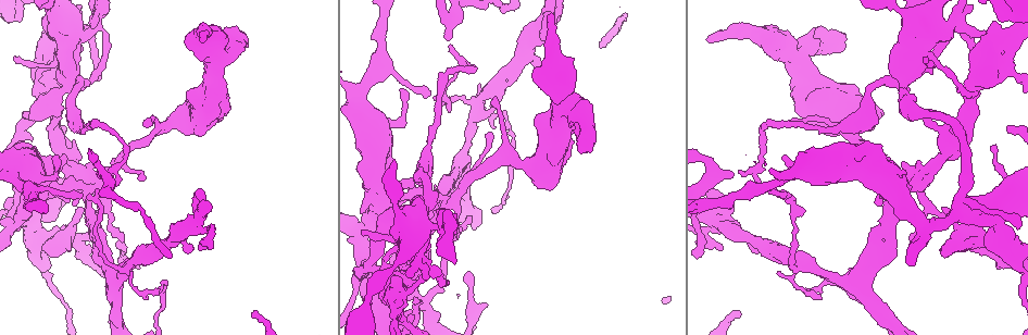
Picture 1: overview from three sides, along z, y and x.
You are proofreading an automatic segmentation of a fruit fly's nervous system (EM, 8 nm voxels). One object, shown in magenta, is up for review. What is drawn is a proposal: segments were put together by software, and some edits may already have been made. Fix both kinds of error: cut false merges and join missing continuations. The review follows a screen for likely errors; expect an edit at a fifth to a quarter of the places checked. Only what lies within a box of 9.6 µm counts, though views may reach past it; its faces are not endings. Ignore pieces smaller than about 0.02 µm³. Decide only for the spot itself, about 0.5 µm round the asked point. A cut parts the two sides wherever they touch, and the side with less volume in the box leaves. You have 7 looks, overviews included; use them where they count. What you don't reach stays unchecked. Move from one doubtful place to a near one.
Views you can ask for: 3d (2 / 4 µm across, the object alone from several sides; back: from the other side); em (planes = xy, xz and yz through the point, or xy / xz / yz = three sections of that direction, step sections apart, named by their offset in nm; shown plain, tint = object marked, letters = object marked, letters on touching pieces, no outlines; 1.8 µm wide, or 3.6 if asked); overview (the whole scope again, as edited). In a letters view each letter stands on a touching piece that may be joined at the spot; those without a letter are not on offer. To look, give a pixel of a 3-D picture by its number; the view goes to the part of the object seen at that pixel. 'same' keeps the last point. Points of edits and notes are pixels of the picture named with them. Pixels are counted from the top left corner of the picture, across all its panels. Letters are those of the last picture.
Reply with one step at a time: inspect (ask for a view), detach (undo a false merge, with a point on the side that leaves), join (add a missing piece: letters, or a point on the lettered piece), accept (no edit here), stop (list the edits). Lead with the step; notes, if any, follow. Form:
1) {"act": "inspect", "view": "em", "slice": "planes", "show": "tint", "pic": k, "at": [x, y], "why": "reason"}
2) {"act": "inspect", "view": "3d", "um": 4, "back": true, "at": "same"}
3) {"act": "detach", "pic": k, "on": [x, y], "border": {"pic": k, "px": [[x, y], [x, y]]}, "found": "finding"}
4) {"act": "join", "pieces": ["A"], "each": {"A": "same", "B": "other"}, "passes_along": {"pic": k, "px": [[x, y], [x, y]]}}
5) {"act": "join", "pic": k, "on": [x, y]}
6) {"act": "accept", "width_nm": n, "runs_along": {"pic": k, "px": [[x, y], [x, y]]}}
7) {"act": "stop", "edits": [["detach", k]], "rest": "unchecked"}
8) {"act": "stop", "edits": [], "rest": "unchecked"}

{"act": "inspect", "view": "3d", "um": 4, "pic": 1, "at": [1000, 66], "why": "sharp bend"}

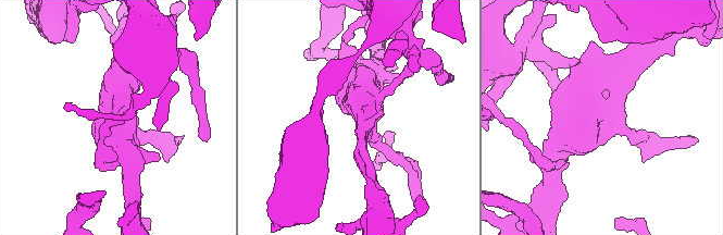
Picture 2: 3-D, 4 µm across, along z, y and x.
{"act": "inspect", "view": "em", "slice": "xz", "step": 16, "show": "tint", "pic": 2, "at": [598, 118], "why": "need the tissue"}

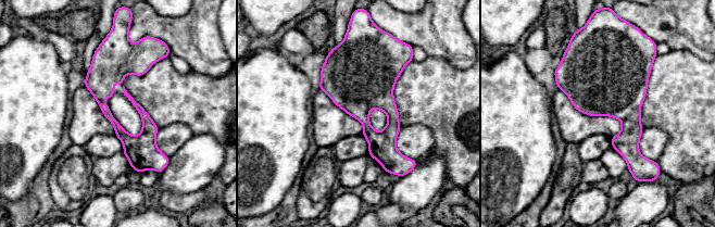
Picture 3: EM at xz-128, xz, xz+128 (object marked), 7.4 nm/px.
{"act": "inspect", "view": "em", "slice": "planes", "show": "letters", "at": "same"}

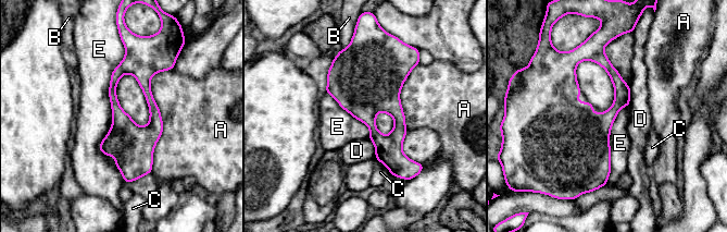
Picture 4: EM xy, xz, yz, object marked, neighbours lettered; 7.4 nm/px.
{"act": "accept", "each": {"A": "other", "B": "other", "C": "other", "D": "other", "E": "other"}, "border": {"pic": 4, "px": [[123, 43], [99, 149], [124, 182]]}, "found": "continuous, no second neuron"}

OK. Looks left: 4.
{"act": "inspect", "view": "em", "slice": "xy", "step": 8, "show": "tint", "pic": 1, "at": [430, 142]}

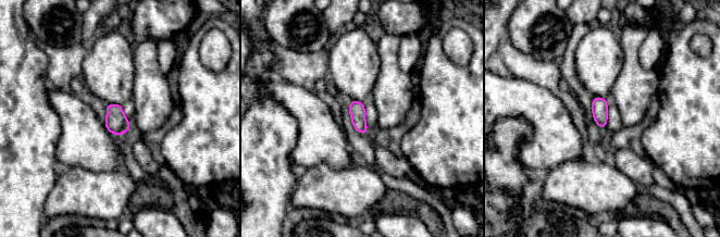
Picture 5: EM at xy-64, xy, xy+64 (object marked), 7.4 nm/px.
{"act": "inspect", "view": "em", "slice": "planes", "show": "letters", "at": "same", "why": "cut it another way"}

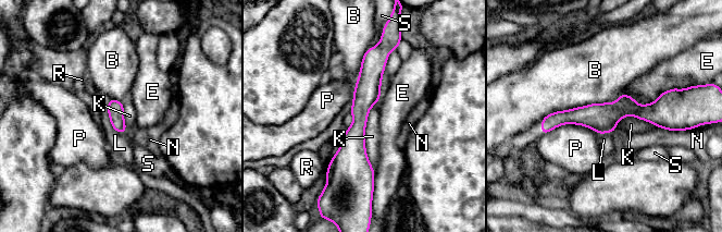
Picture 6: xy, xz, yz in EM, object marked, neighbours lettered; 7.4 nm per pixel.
{"act": "accept", "each": {"B": "other", "E": "other", "K": "other", "L": "other", "N": "other", "P": "other", "R": "other", "S": "other"}, "border": {"pic": 6, "px": [[377, 101], [364, 134], [373, 170]]}, "found": "all the same neuron"}

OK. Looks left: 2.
{"act": "inspect", "view": "3d", "um": 2, "back": true, "pic": 1, "at": [476, 103]}

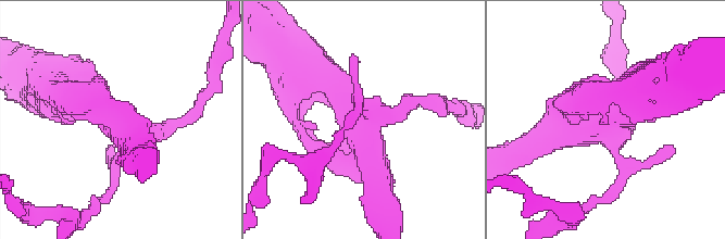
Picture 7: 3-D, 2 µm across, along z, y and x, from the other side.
{"act": "inspect", "view": "em", "um": 3.6, "slice": "planes", "show": "letters", "pic": 7, "at": [360, 126], "why": "now the EM"}

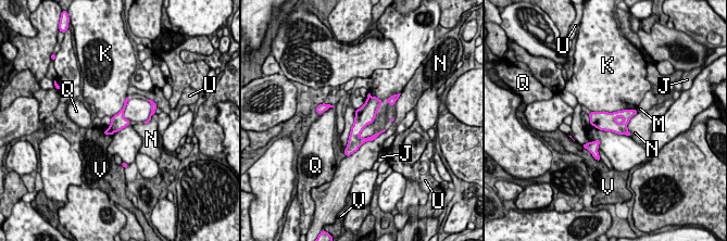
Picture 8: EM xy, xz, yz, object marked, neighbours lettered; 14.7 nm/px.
{"act": "detach", "pic": 8, "on": [108, 131], "each": {"J": "other", "K": "other", "M": "other", "N": "other", "Q": "other", "U": "other", "V": "other"}, "border": {"pic": 8, "px": [[108, 128], [112, 132]]}, "found": "a second neuron is stuck on"}

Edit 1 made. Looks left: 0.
{"act": "stop", "edits": [["detach", 8]], "rest": "unchecked"}

